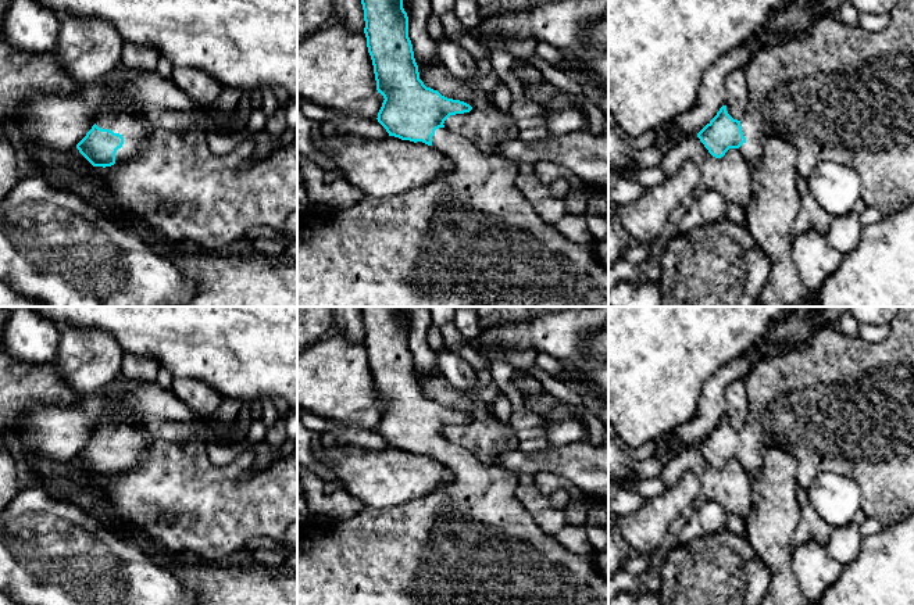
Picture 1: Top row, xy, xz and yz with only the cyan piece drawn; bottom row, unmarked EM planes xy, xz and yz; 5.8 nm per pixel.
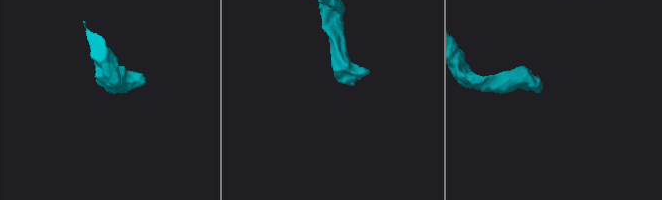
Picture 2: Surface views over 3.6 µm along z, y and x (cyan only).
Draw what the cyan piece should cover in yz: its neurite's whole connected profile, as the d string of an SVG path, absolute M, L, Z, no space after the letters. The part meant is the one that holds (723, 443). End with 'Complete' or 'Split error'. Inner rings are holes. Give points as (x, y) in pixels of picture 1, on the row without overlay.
M899 307L897 315L890 323L890 332L881 343L870 343L860 336L847 337L836 326L828 326L815 334L806 347L756 365L743 380L747 391L747 416L743 429L740 432L733 430L728 425L726 416L722 416L717 426L697 444L713 468L721 469L729 459L738 459L742 468L754 476L763 465L763 450L778 447L796 458L799 487L807 490L820 473L831 470L857 482L863 493L861 511L867 518L881 522L883 527L893 526L914 513L914 307Z. Split error

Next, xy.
M106 414L76 459L93 477L106 479L131 470L154 443L136 427L142 420L139 416Z. Split error

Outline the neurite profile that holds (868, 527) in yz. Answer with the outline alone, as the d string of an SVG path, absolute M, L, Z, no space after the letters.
M867 518L860 525L860 533L863 537L870 537L870 536L878 534L882 530L883 530L883 525L881 522L878 522L876 519Z

